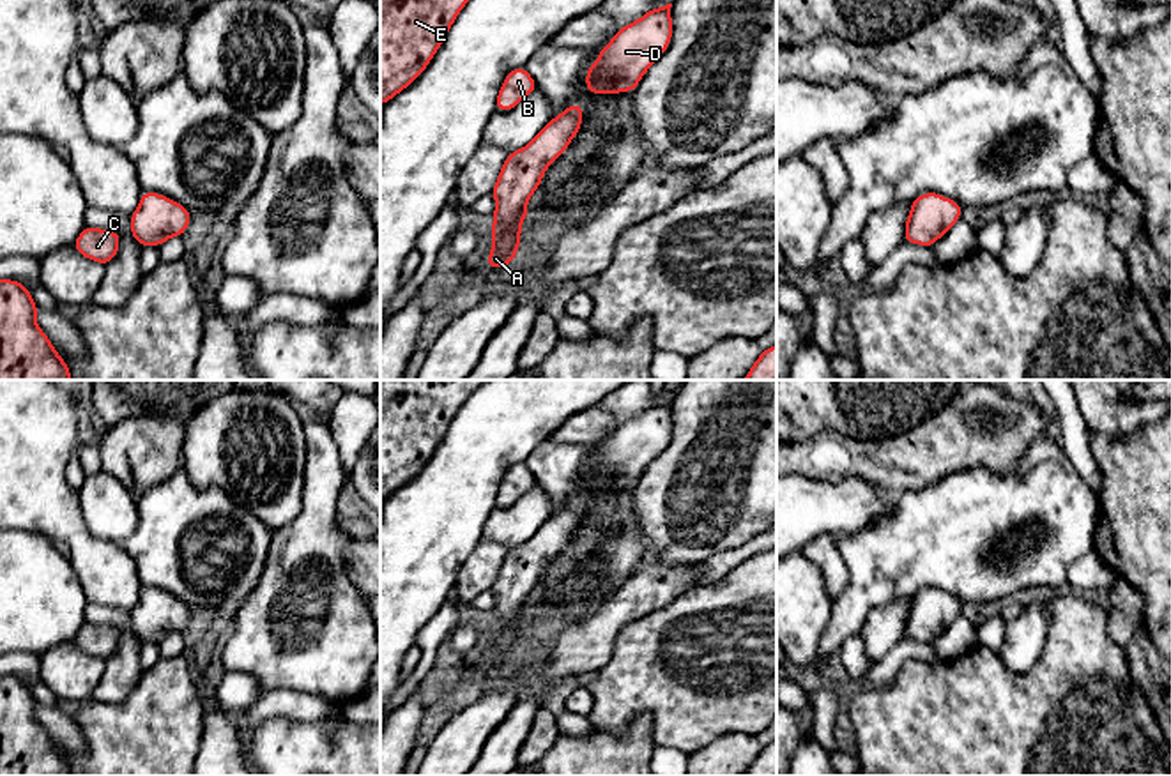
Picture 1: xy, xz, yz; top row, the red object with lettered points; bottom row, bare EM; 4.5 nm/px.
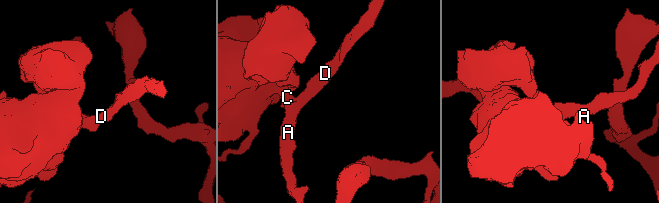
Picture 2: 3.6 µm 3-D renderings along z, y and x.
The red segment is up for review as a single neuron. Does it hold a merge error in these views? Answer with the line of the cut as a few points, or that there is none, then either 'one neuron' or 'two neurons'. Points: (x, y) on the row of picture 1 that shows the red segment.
no cut; one neuron

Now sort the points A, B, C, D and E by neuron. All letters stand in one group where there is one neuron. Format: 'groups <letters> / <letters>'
groups A B C D E

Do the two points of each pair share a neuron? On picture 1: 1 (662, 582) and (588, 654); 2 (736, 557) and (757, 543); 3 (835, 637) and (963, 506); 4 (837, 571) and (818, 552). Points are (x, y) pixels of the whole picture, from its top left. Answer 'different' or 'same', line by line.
1: same
2: same
3: same
4: same

